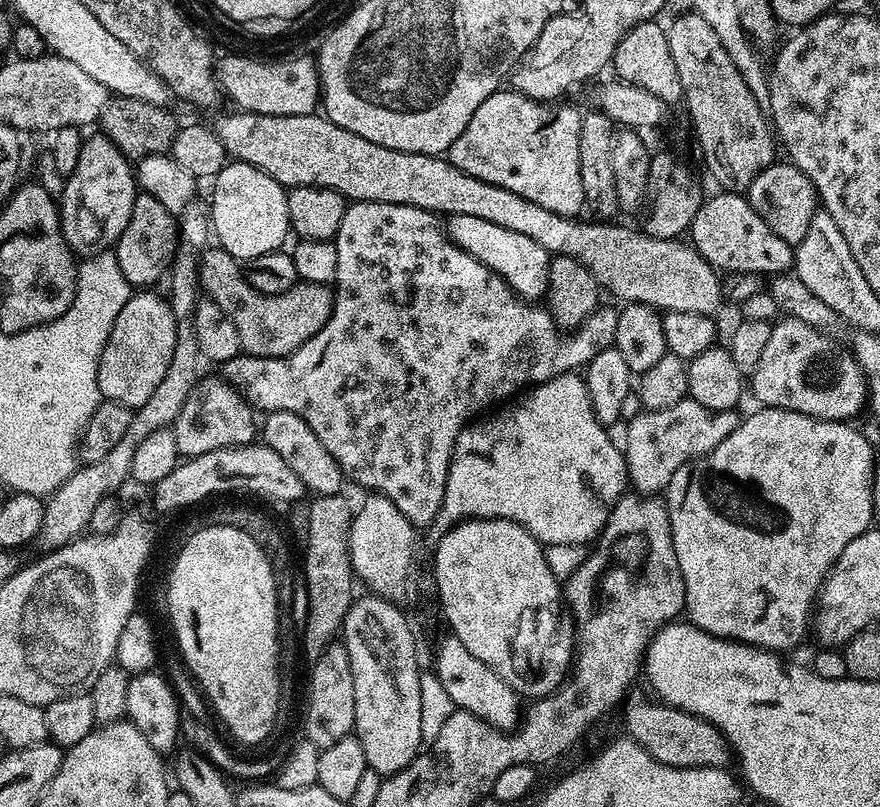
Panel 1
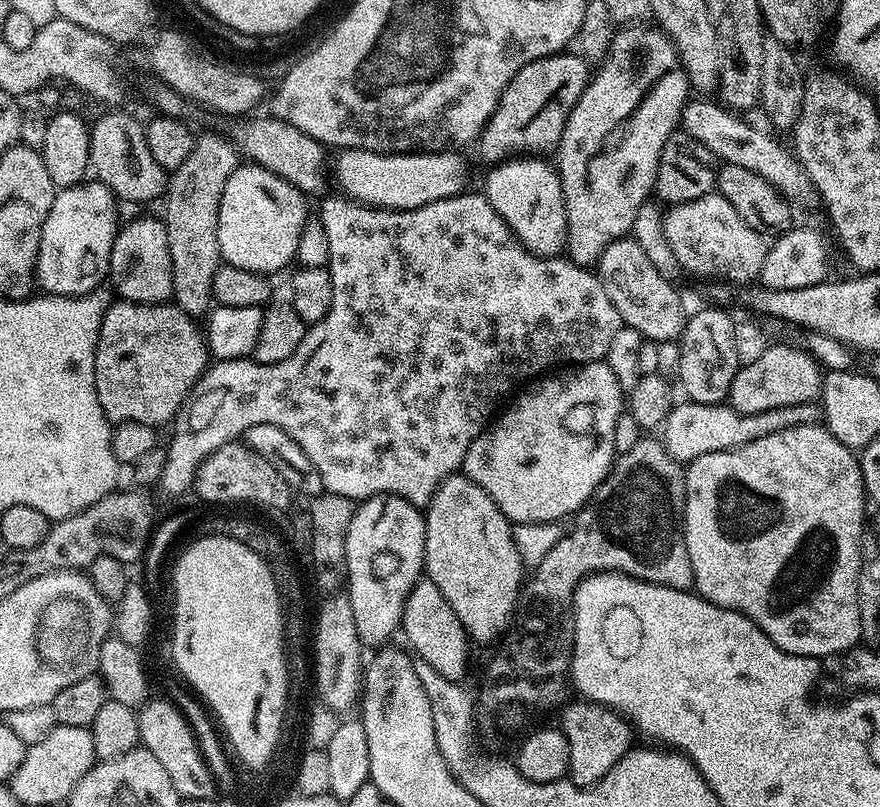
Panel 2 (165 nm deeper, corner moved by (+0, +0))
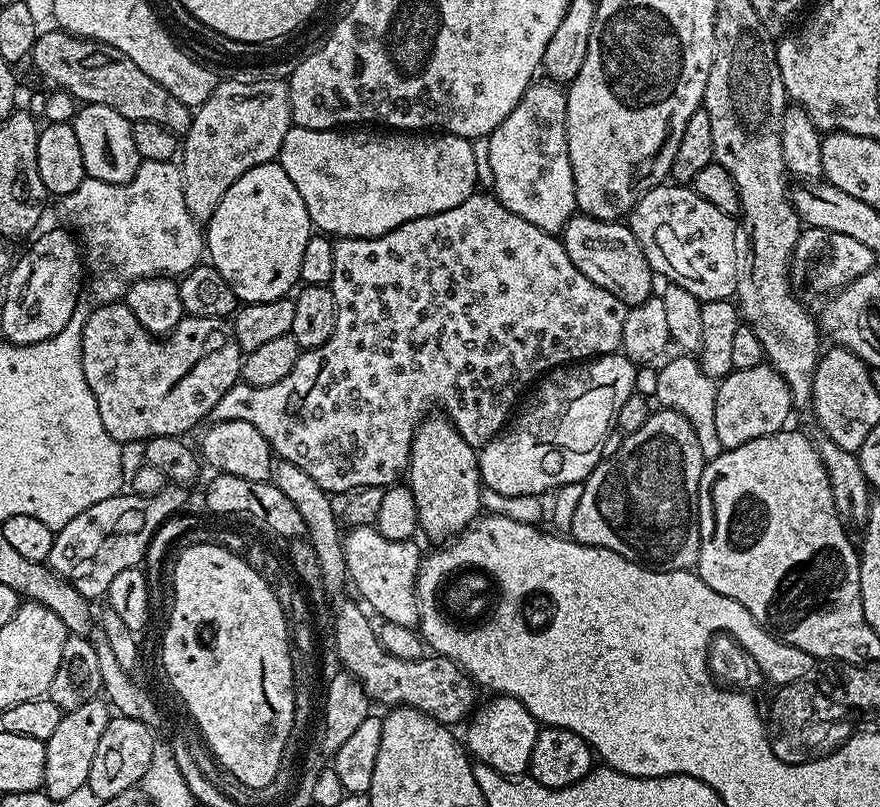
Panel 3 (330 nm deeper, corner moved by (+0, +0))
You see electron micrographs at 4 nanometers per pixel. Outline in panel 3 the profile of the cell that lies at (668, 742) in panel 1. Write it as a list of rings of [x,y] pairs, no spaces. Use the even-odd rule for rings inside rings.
[[[496,694],[488,699],[492,700],[485,704],[483,701],[467,721],[468,729],[462,735],[466,751],[477,764],[490,766],[490,770],[498,770],[503,776],[519,777],[534,750],[538,725],[530,710],[514,697]]]

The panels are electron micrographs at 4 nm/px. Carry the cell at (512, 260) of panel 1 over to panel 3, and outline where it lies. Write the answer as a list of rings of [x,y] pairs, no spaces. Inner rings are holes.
[[[537,79],[522,94],[518,106],[486,137],[490,150],[490,170],[494,170],[494,195],[518,218],[526,218],[538,230],[563,233],[568,219],[577,211],[574,194],[574,174],[570,170],[570,154],[566,146],[566,102],[568,97],[561,85],[547,79]]]

